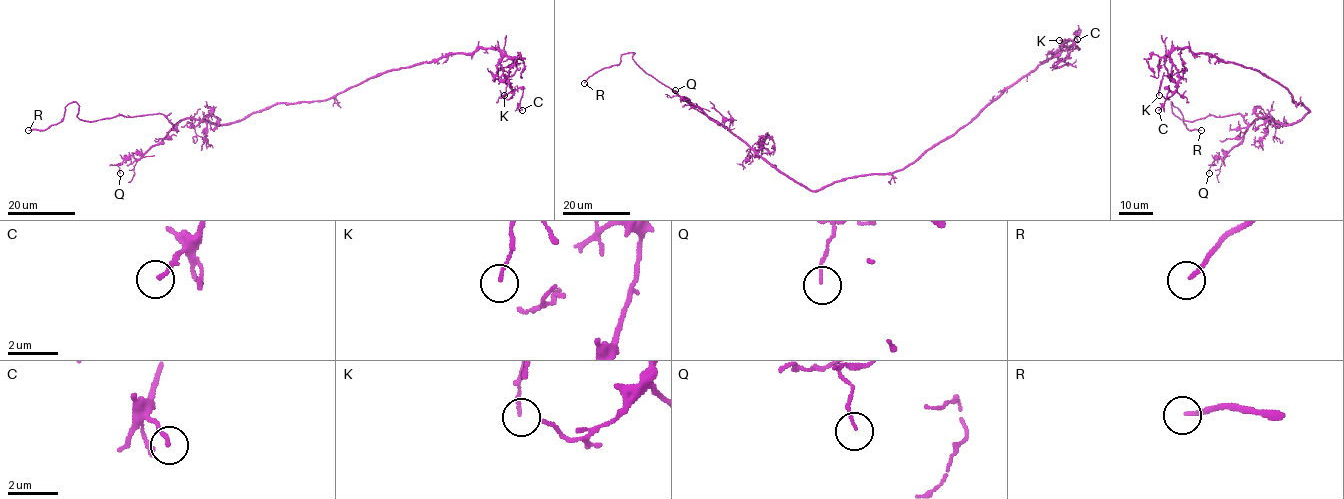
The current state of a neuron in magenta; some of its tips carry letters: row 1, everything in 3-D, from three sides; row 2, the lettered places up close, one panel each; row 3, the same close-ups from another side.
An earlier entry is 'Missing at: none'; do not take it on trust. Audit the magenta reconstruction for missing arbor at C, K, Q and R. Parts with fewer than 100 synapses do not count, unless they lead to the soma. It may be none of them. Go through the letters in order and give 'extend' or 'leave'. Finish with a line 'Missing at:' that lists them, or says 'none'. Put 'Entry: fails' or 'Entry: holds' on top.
Entry: fails
C: leave
K: leave
Q: leave
R: extend
Missing at: R

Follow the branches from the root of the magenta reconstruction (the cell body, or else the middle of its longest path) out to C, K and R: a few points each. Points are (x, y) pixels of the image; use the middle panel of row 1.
C: (840, 181), (891, 174), (914, 163), (1057, 51), (1062, 60), (1078, 50), (1077, 39)
K: (840, 181), (891, 174), (914, 163), (1061, 48), (1072, 48), (1064, 51), (1059, 40)
R: (840, 181), (810, 190), (779, 172), (724, 126), (647, 74), (634, 52), (584, 83)

